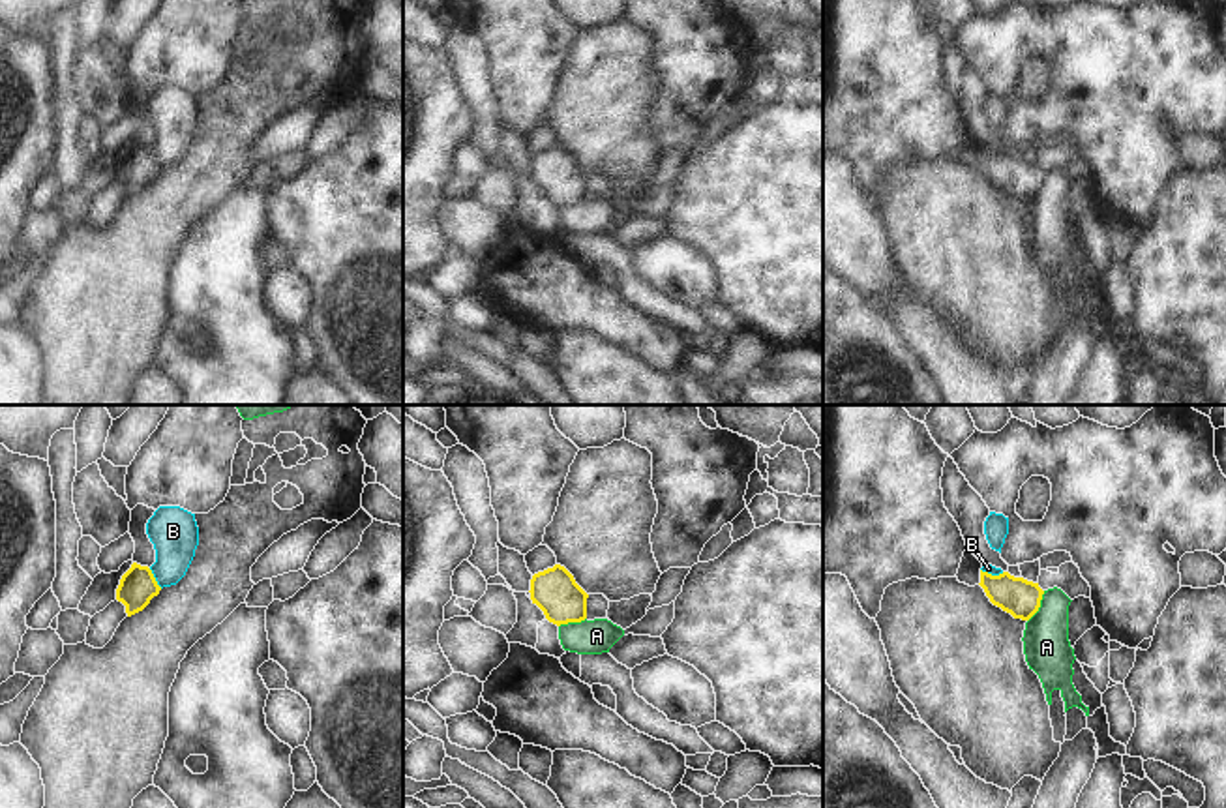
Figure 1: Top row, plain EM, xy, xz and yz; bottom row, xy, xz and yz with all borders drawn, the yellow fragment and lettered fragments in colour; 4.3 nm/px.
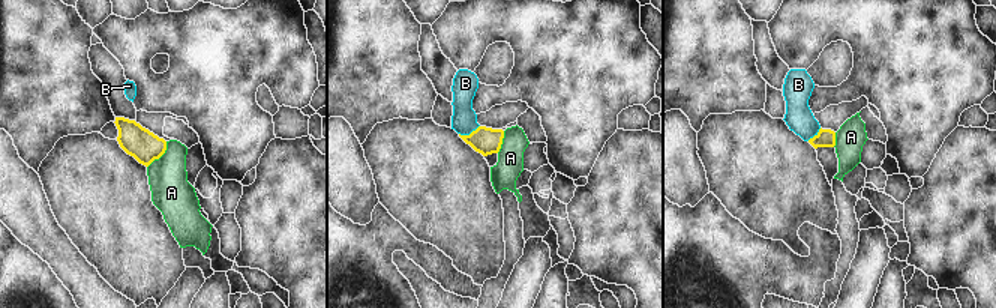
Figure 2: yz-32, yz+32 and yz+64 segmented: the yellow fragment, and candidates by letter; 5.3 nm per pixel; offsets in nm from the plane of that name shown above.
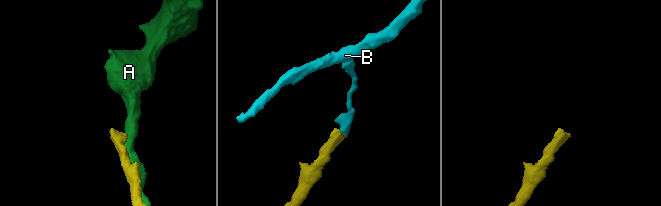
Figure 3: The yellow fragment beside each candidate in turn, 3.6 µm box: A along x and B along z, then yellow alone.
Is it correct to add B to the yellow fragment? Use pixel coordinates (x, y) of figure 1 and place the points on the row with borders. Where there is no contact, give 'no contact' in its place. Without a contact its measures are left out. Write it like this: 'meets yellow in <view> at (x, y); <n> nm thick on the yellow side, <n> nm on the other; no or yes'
meets yellow in xy at (154, 578); 160 nm thick on the yellow side, 200 nm on the other; no

